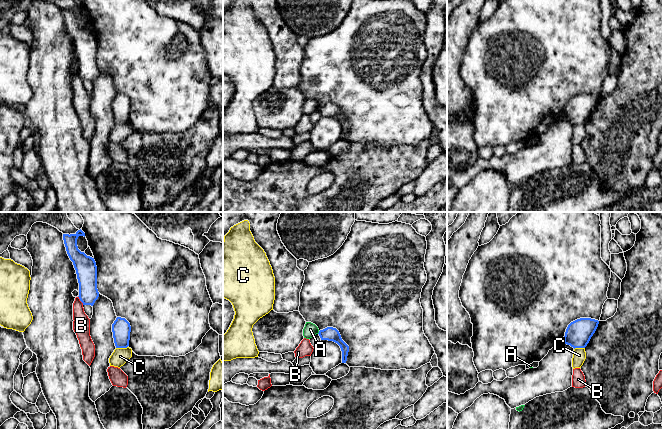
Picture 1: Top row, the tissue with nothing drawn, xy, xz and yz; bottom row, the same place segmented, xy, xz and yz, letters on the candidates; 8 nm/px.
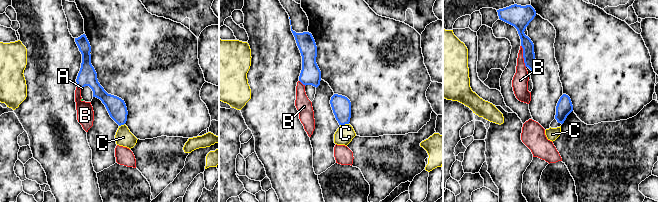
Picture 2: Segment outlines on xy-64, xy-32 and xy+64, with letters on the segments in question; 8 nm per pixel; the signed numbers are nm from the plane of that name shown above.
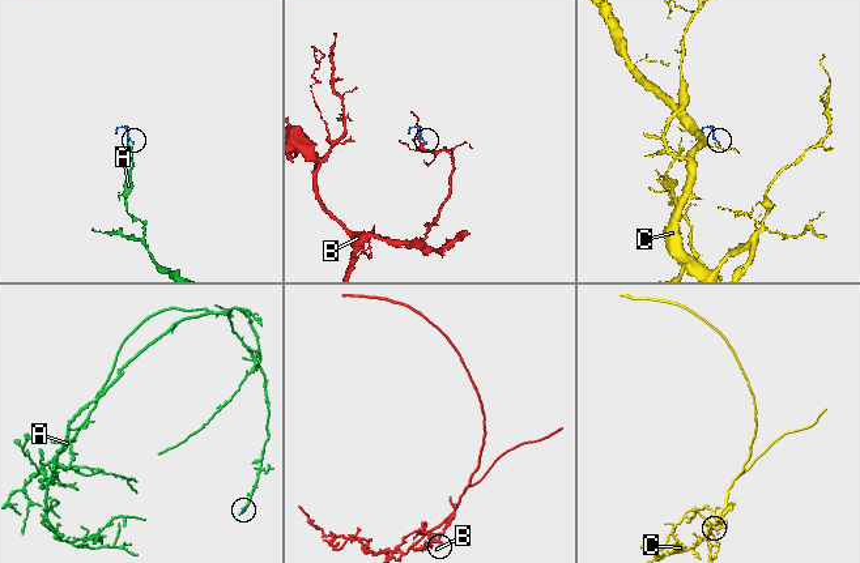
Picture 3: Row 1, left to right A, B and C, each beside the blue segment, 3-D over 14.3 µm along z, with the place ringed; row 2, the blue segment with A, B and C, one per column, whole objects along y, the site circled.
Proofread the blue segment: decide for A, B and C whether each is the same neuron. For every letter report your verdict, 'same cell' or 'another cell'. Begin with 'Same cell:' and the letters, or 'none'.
Same cell: A
A: same cell
B: another cell
C: another cell

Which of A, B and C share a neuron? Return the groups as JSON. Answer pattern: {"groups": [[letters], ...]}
{"groups": [["A"], ["B"], ["C"]]}

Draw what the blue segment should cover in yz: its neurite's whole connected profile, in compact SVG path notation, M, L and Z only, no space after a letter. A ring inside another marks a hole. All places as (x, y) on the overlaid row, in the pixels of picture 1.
M580 318L571 322L565 332L563 342L571 347L585 348L598 327L599 321Z

